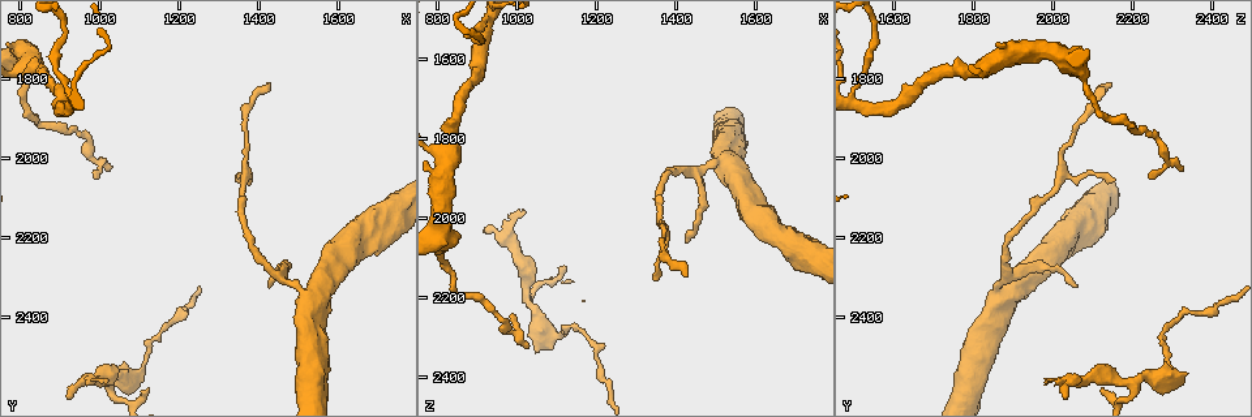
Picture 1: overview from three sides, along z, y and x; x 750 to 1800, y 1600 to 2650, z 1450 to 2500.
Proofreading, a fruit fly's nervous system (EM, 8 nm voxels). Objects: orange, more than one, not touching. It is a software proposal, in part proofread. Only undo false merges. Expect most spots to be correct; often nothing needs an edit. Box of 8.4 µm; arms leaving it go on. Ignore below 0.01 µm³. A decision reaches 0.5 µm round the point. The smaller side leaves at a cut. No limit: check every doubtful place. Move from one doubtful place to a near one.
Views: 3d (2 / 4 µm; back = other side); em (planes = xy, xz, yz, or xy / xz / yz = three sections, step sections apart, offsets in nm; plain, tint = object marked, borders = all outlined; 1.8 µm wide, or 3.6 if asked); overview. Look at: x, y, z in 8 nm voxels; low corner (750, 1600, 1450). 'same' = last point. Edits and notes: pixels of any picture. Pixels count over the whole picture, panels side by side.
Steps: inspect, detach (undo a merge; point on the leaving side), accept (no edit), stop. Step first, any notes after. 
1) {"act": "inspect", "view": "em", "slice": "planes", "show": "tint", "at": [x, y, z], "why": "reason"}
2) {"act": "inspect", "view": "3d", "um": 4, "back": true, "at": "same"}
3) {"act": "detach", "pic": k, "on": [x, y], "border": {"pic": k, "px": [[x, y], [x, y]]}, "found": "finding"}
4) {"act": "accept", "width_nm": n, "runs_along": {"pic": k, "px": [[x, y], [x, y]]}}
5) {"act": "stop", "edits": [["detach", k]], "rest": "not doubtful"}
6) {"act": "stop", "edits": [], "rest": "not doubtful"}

{"act": "inspect", "view": "3d", "um": 2, "at": [1025, 2565, 2200], "why": "small branch off a trunk"}

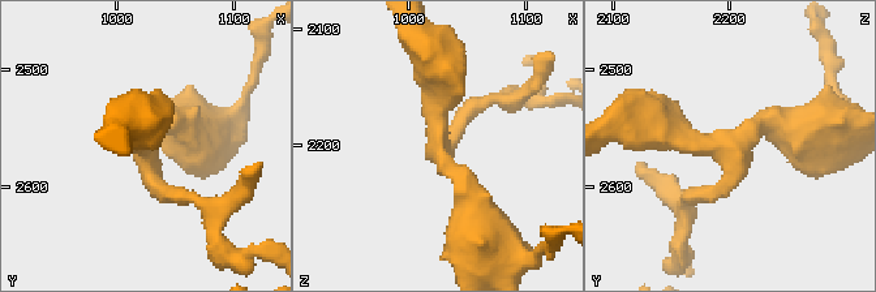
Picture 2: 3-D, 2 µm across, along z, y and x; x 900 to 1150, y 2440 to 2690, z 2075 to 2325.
{"act": "inspect", "view": "em", "slice": "planes", "show": "tint", "at": [1028, 2570, 2202], "arms": 3, "why": "now the EM"}

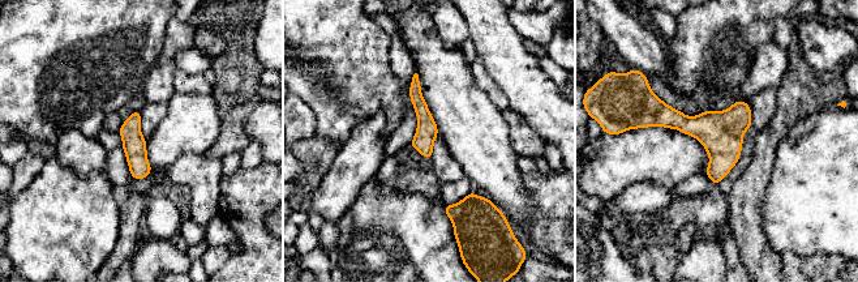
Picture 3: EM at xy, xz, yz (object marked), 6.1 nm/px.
{"act": "accept", "found": "all the same neuron"}

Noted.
{"act": "inspect", "view": "3d", "um": 2, "at": [830, 1765, 1840], "why": "thick turns thin"}

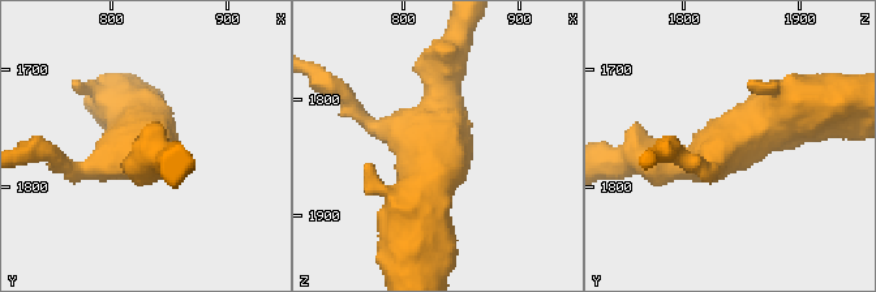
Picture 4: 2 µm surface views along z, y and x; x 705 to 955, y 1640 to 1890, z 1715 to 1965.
{"act": "inspect", "view": "em", "um": 3.6, "slice": "xz", "step": 8, "show": "tint", "at": [826, 1764, 1836], "why": "shape alone is not enough"}

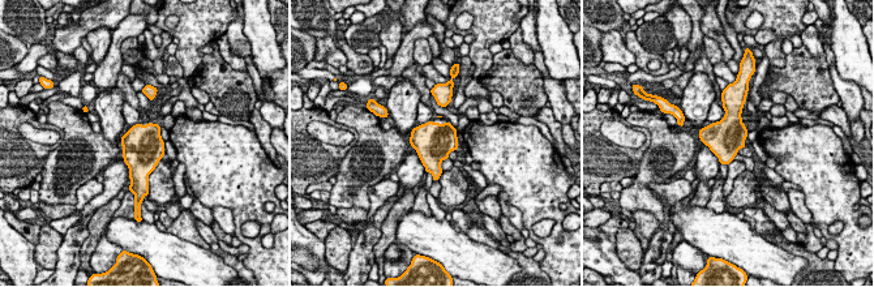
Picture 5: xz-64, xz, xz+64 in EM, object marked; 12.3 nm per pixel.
{"act": "inspect", "view": "em", "um": 3.6, "slice": "planes", "show": "tint", "at": "same"}

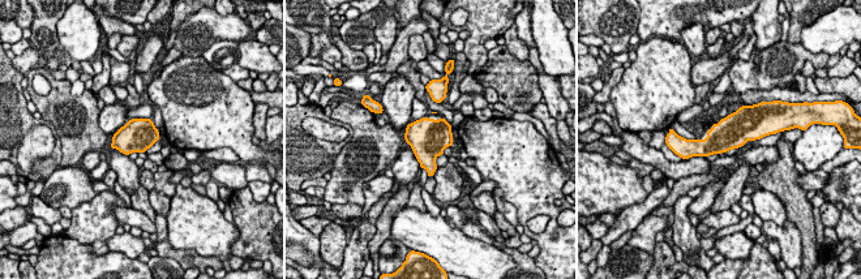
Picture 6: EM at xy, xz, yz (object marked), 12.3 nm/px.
{"act": "accept", "found": "one neuron here"}

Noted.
{"act": "inspect", "view": "em", "slice": "planes", "show": "tint", "at": [930, 1870, 1520], "why": "sudden change in width"}

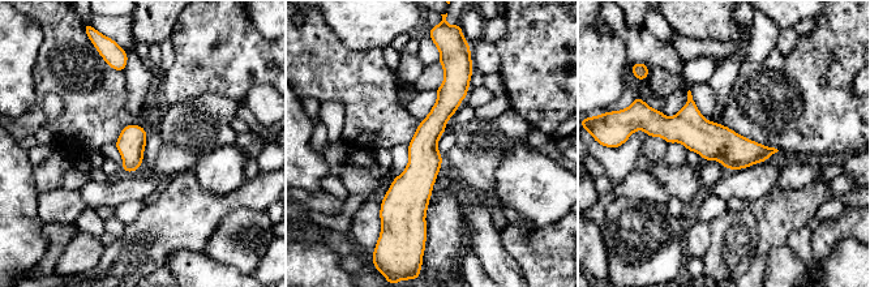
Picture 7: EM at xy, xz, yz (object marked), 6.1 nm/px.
{"act": "accept", "width_nm": 180, "found": "all the same neuron"}

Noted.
{"act": "inspect", "view": "3d", "um": 4, "back": true, "at": [980, 2005, 2290], "why": "sharp bend"}

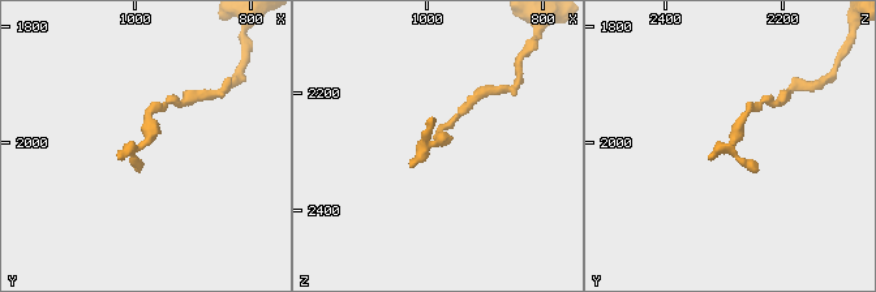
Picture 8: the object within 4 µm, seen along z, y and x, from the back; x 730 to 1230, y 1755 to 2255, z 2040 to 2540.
{"act": "inspect", "view": "em", "slice": "yz", "step": 16, "show": "tint", "at": [985, 2005, 2285], "why": "now the EM"}

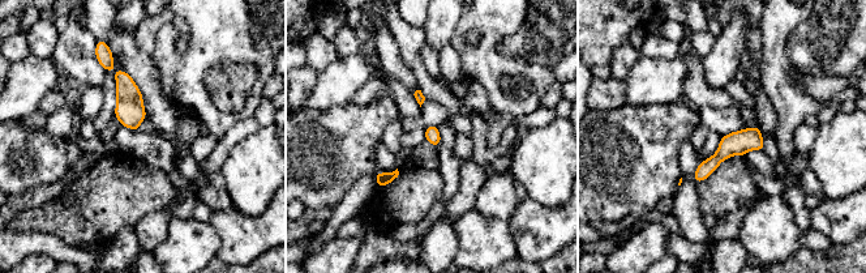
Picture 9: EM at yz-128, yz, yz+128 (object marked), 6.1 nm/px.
{"act": "accept", "width_nm": 80, "runs_along": {"pic": 9, "px": [[757, 131], [732, 144], [698, 178]]}, "found": "all the same neuron"}

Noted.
{"act": "stop", "edits": [], "rest": "not doubtful"}

